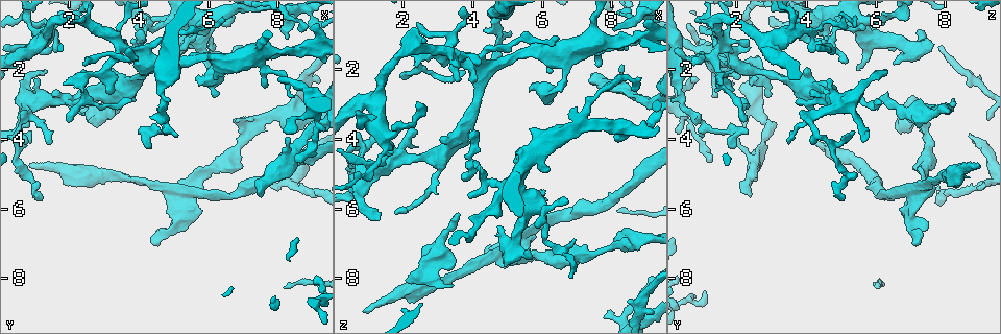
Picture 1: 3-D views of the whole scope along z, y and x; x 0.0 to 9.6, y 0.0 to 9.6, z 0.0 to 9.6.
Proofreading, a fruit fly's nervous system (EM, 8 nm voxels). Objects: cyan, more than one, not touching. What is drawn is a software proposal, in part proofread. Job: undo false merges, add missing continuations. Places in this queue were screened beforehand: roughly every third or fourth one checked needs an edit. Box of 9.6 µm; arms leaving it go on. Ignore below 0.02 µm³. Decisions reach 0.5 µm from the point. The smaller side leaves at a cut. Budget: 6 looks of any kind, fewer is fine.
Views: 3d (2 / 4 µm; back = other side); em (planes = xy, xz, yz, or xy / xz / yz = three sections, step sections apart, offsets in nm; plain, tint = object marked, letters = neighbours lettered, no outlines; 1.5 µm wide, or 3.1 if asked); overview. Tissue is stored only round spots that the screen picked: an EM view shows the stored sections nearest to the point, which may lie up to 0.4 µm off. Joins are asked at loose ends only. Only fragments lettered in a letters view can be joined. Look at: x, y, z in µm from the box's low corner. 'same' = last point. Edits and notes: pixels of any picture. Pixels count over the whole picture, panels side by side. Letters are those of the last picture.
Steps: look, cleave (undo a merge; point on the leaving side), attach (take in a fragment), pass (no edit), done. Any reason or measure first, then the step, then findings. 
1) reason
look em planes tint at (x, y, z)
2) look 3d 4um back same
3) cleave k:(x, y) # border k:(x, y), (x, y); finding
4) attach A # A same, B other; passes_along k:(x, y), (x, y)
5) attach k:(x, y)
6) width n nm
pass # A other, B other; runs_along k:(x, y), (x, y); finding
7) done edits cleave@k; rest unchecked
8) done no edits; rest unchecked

free end
look em planes letters at (1.15, 5.80, 5.00)

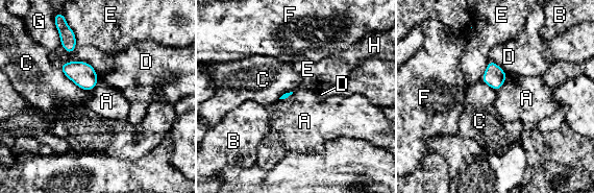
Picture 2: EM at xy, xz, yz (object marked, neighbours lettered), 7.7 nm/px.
pass # A other, B other, C other, D other, E other, F other, G other, H other; border 2:(59, 67), (77, 86), (90, 91); none of them fits

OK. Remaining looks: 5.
abrupt turn
look em xy step 4 tint at (0.80, 3.45, 4.20)

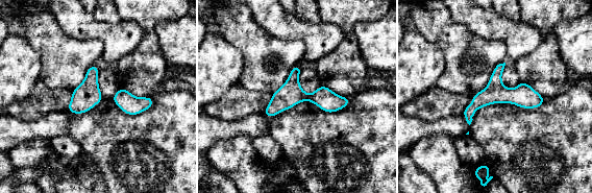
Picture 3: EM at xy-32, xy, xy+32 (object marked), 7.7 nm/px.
cut it another way
look em planes letters same

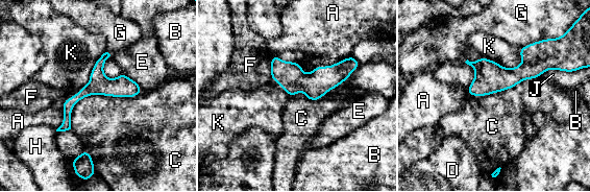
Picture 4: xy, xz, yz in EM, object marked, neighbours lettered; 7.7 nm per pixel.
pass # A other, B other, C other, D other, E other, F other, G other, H other, J other, K other; border 4:(361, 65), (318, 99), (290, 97); one neuron here

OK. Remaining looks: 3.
an open end
look em planes letters at (3.90, 0.95, 5.60)

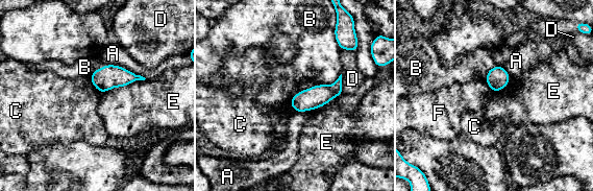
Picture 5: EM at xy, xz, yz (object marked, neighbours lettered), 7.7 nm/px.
pass # A other, B other, C other, D other, E other, F other; border 5:(90, 77), (93, 86), (100, 93); no lettered fragment goes on from it

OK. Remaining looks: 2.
done no edits; rest unchecked

